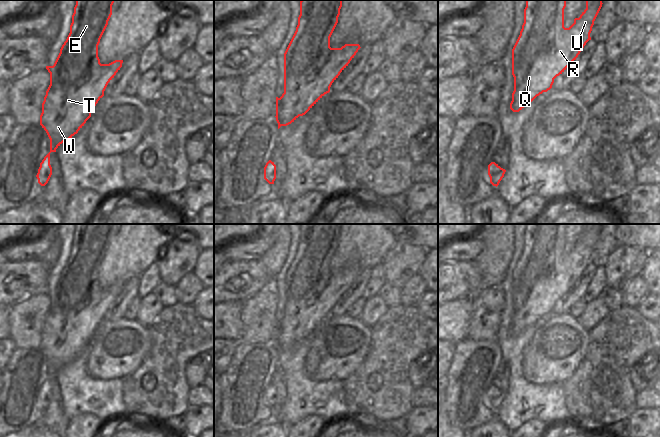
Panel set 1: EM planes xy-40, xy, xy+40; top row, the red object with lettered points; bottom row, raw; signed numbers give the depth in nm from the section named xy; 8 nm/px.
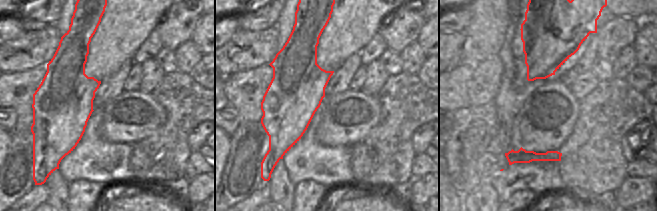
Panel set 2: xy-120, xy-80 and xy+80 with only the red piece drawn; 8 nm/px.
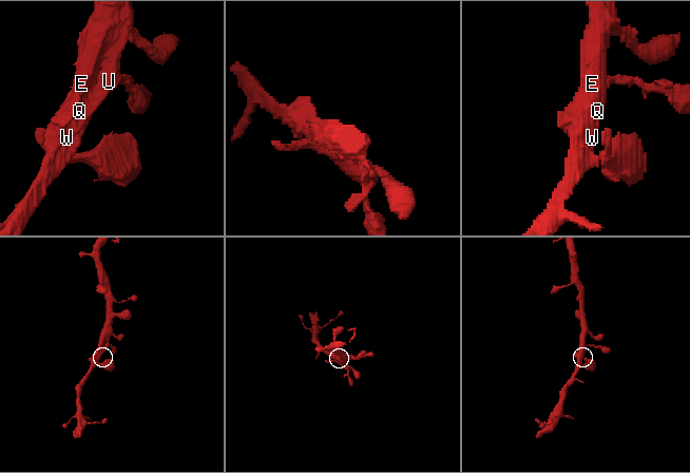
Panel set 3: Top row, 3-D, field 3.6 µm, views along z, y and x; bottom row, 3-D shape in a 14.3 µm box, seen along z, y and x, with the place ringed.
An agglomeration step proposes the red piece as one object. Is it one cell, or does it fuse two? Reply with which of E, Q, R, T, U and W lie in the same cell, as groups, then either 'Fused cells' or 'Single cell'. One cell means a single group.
Groups: E Q R T U W. Single cell

